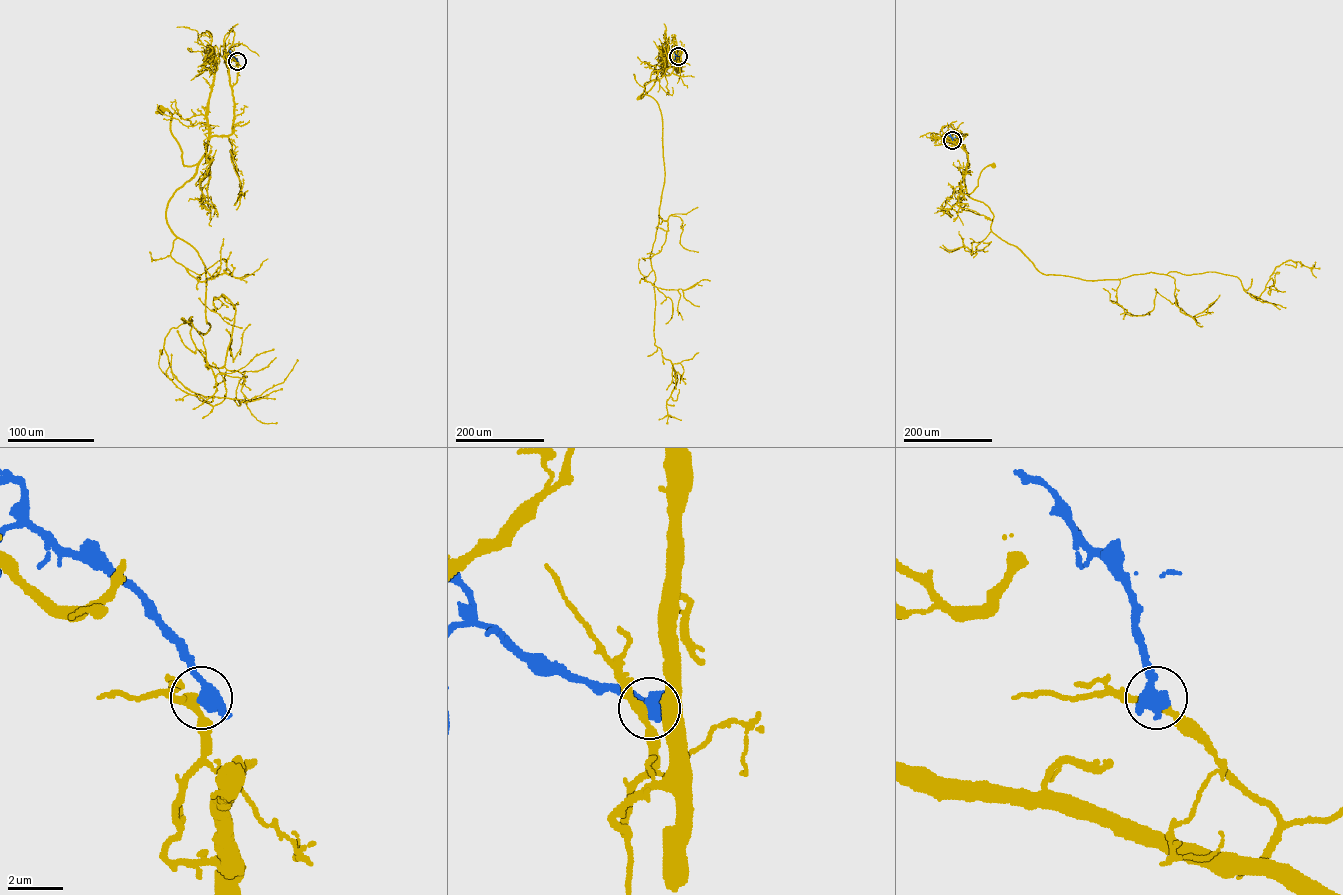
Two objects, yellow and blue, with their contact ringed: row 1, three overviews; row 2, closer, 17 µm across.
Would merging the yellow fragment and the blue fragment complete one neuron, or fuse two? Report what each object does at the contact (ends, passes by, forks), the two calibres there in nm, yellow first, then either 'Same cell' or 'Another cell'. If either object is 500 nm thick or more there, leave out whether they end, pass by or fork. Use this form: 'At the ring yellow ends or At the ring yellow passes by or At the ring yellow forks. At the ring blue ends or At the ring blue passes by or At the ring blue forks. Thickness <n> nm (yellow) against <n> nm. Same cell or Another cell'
At the ring yellow passes by. At the ring blue passes by. Thickness 320 nm (yellow) against 480 nm. Another cell

